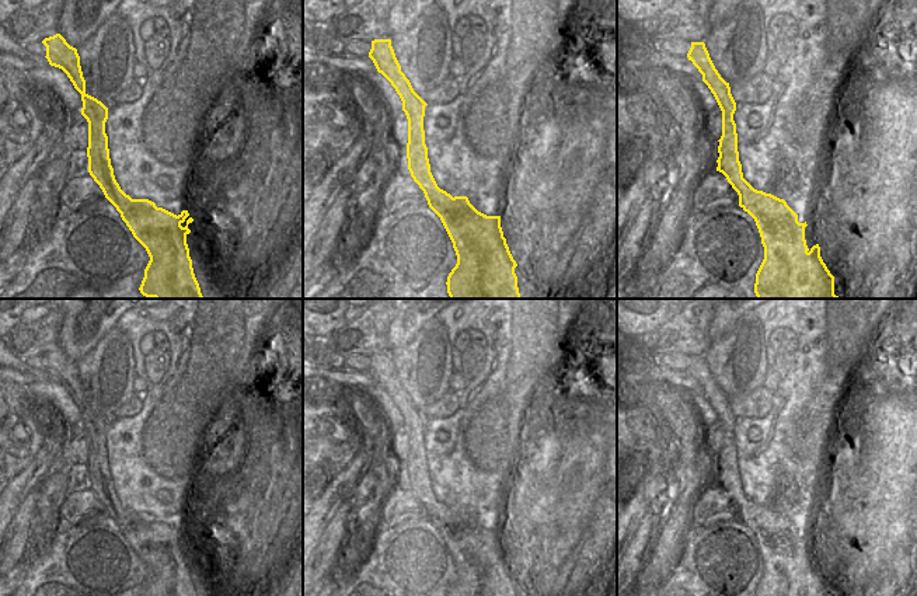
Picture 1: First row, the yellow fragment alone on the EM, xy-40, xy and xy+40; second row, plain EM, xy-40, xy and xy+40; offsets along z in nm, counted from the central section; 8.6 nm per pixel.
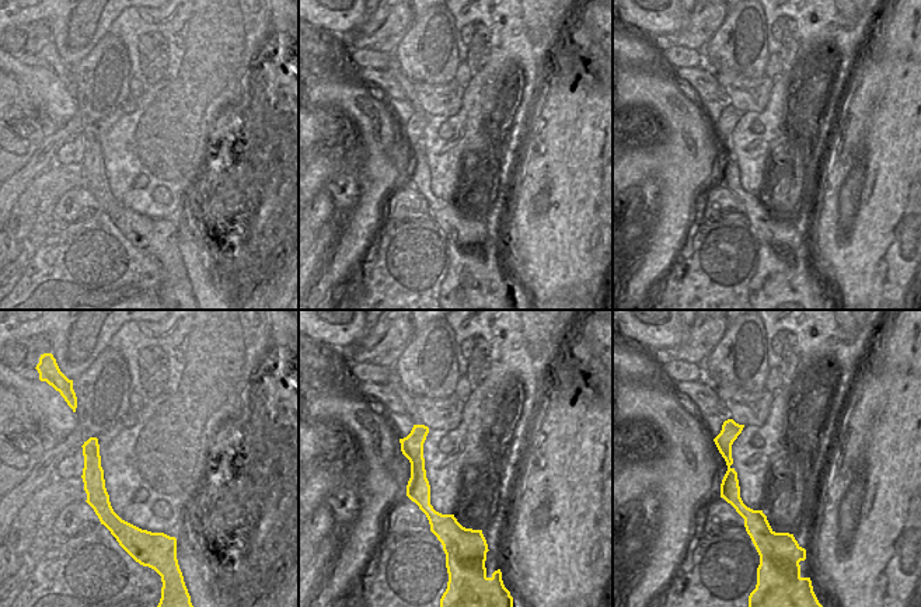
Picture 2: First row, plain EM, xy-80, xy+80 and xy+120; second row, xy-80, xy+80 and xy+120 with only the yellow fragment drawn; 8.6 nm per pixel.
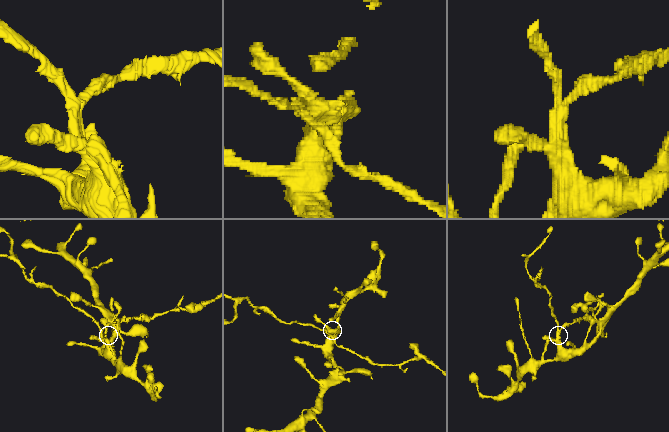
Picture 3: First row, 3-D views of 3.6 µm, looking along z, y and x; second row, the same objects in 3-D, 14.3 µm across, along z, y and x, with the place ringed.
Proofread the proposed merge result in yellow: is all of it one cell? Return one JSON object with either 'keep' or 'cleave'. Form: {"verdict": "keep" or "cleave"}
{"verdict": "cleave"}

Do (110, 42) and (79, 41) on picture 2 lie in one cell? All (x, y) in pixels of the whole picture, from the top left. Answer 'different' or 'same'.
different

